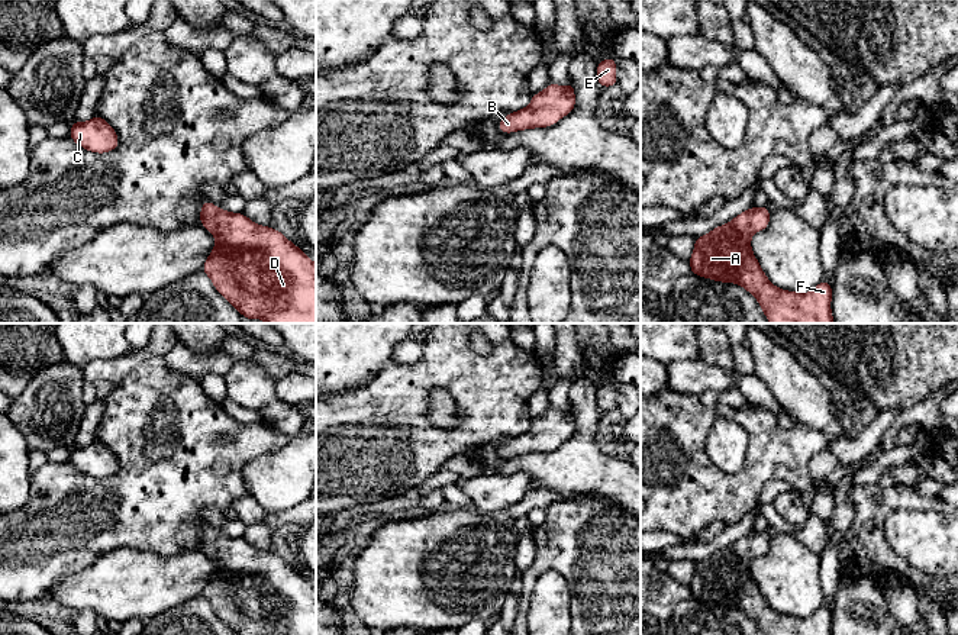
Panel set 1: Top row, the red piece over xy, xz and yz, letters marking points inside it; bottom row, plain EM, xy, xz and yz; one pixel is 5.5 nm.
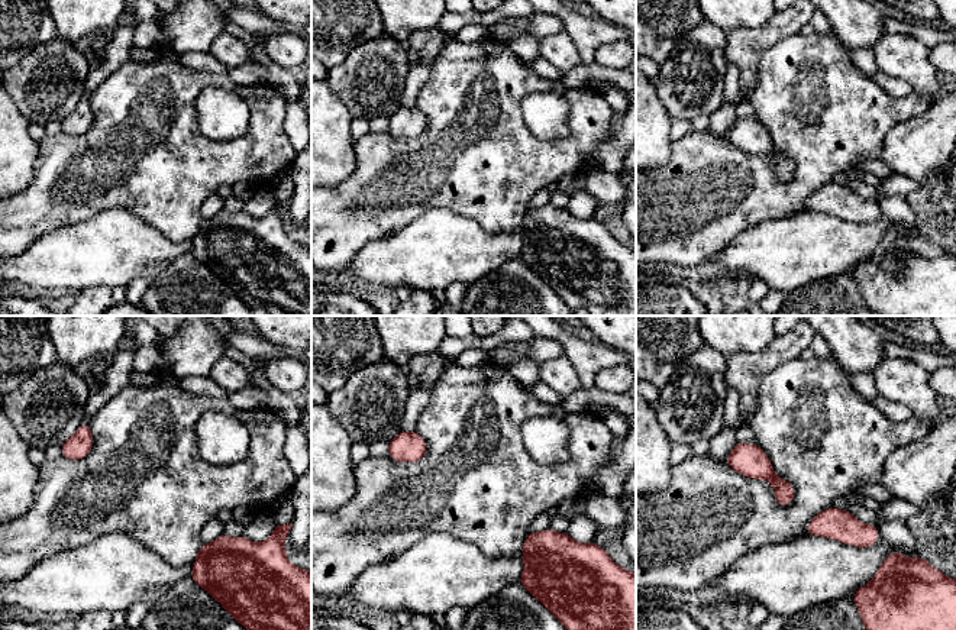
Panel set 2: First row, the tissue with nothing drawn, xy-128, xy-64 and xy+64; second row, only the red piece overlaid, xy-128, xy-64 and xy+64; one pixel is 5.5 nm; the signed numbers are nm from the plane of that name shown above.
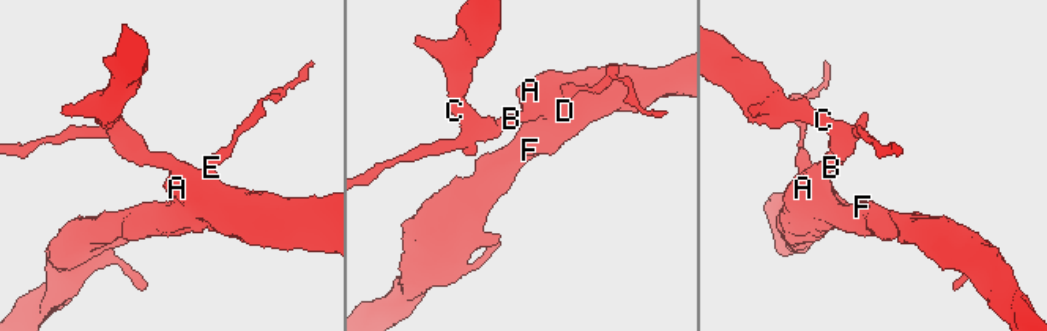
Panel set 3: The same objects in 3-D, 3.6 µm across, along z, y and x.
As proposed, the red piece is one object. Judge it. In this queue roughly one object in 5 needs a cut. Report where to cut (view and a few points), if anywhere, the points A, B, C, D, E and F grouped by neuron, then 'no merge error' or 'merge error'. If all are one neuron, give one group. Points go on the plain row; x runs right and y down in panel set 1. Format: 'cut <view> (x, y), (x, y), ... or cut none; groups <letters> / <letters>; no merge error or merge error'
cut none; groups A B C D E F; no merge error

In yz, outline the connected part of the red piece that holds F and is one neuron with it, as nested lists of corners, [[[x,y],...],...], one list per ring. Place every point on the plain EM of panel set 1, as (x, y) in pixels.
[[[767,531],[749,532],[726,549],[696,563],[690,597],[735,607],[749,616],[762,635],[832,635],[832,609],[820,606],[810,618],[775,612],[762,596],[751,573],[752,560],[770,551]]]

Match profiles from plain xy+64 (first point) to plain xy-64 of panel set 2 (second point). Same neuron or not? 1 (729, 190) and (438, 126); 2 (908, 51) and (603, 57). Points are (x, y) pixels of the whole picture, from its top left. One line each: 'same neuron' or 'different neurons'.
1: same neuron
2: different neurons

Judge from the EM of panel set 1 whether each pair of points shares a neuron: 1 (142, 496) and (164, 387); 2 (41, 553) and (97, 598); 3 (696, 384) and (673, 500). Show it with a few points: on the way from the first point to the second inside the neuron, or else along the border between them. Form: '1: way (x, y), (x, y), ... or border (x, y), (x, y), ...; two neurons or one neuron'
1: way (160, 469), (165, 415); one neuron
2: border (99, 557), (84, 569), (63, 579), (44, 598); two neurons
3: border (668, 386), (699, 397); two neurons

